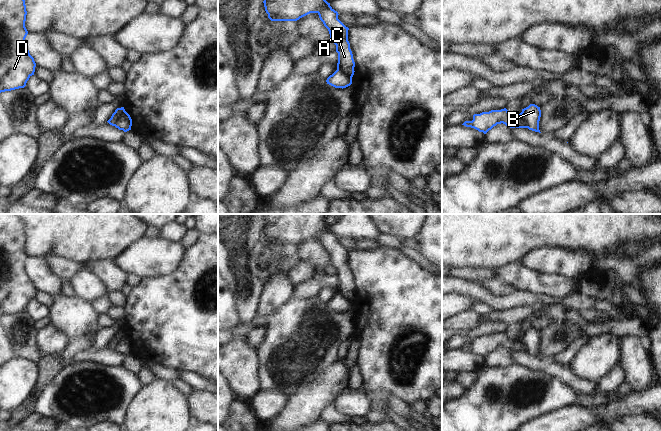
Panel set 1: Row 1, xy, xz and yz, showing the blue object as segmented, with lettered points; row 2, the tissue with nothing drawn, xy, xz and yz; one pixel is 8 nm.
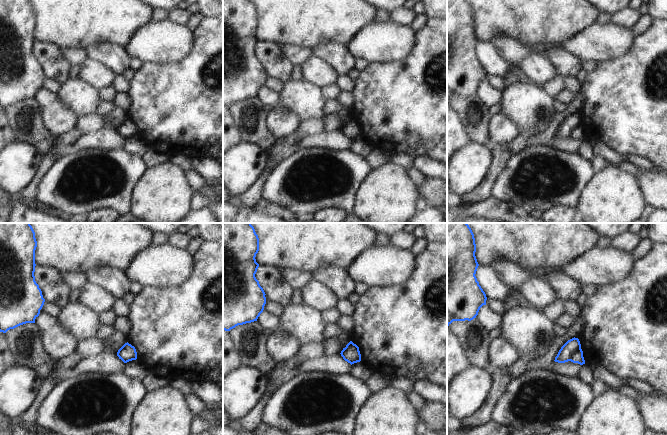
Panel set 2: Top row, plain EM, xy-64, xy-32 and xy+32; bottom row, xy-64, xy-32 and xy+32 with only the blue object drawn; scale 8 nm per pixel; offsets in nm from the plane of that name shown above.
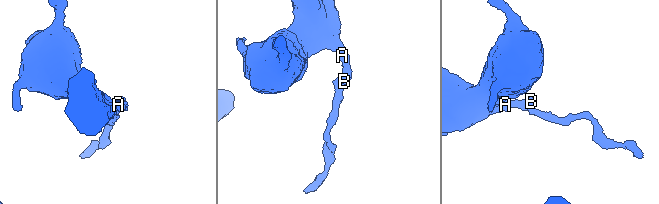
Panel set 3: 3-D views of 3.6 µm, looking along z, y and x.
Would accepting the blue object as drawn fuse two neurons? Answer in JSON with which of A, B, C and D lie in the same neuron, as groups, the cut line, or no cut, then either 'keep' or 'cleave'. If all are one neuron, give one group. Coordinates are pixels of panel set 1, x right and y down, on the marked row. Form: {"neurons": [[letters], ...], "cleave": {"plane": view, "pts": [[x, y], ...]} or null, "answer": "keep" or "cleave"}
{"neurons": [["A", "C", "D"], ["B"]], "cleave": {"plane": "xy", "pts": [[124, 110], [118, 115], [114, 125]]}, "answer": "cleave"}

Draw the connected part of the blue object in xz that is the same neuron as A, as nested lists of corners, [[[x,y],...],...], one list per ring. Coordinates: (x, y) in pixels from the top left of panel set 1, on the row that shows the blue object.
[[[264,0],[265,11],[271,21],[297,21],[310,14],[317,13],[328,29],[330,40],[336,45],[338,53],[337,70],[352,80],[355,62],[348,41],[348,30],[326,0]]]

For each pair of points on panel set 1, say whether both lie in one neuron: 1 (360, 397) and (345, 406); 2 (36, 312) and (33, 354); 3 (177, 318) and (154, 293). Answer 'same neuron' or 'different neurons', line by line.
1: same neuron
2: different neurons
3: same neuron

